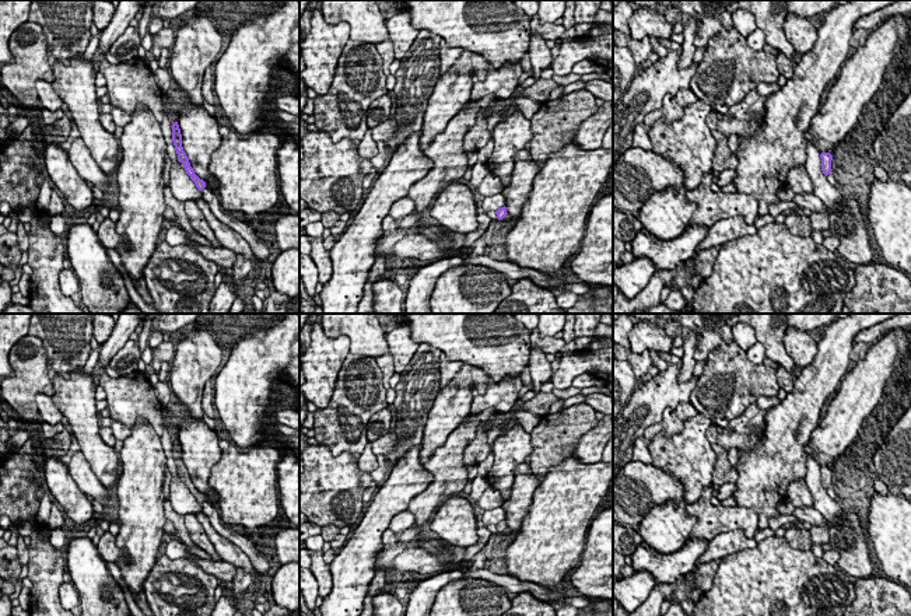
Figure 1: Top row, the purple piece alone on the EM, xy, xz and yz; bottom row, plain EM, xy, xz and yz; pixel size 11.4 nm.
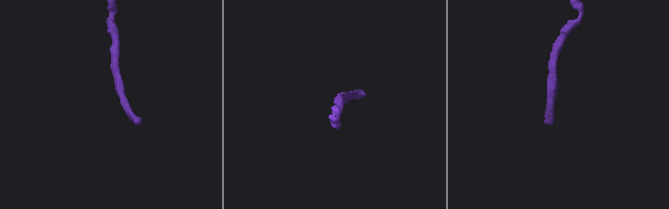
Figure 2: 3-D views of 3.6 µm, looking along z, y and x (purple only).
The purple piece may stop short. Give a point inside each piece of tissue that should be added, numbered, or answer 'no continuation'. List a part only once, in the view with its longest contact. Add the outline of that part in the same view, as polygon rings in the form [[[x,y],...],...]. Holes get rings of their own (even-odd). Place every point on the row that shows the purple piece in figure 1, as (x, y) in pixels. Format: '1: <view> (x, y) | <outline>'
1: xy (248, 231) | [[[204,188],[202,190],[203,199],[209,203],[213,214],[225,225],[242,235],[242,238],[249,244],[253,255],[259,259],[264,267],[270,260],[271,249],[266,246],[260,238],[256,227],[250,223],[241,221],[235,218],[231,211],[227,211],[221,207],[220,196],[216,190]]]

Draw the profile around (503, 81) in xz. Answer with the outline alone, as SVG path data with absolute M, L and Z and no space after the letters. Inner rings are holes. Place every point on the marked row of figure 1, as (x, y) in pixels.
M507 62L500 69L490 64L483 81L480 81L476 76L472 77L473 88L470 101L479 101L490 94L494 94L497 99L509 98L519 85L518 80L522 71L521 63L518 62Z

